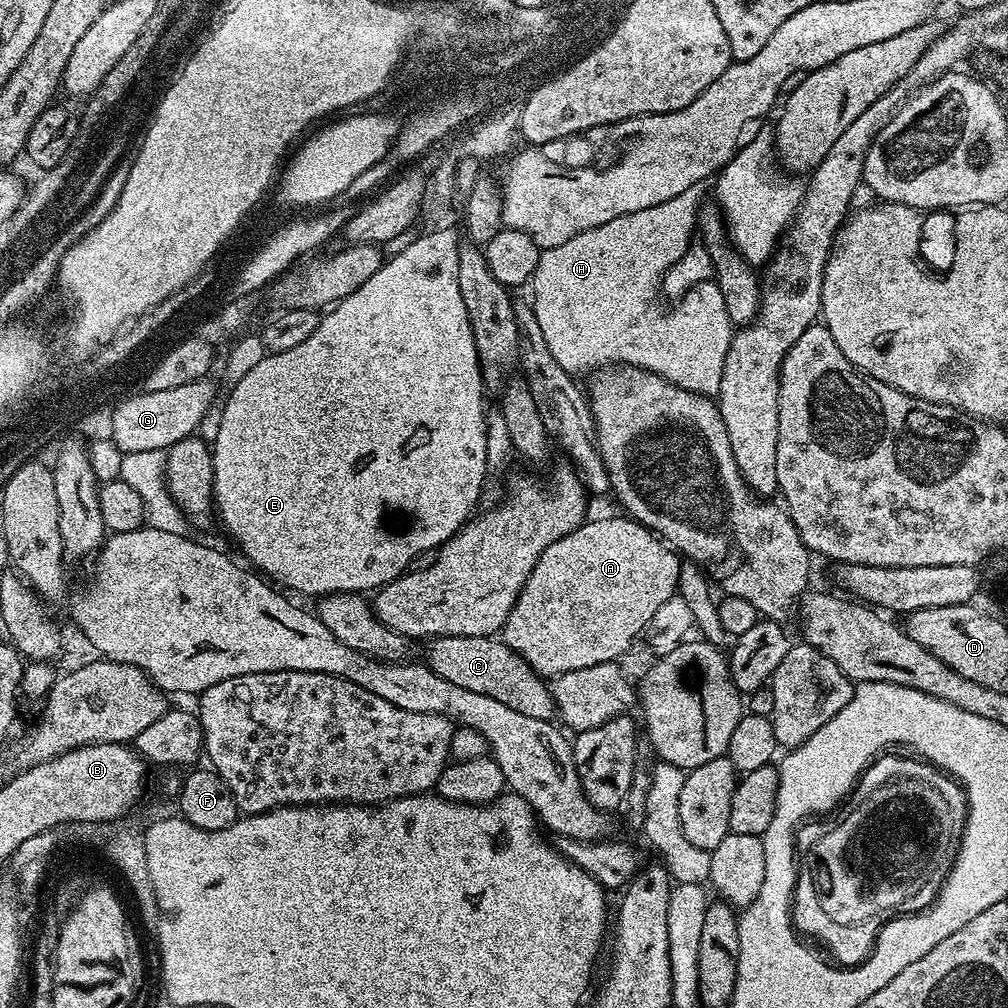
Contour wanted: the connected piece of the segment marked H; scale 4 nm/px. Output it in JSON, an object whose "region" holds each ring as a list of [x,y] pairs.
{"region":[[[696,188],[686,190],[678,194],[678,198],[670,198],[666,202],[658,202],[658,206],[649,206],[646,210],[634,210],[634,214],[622,214],[611,222],[602,222],[602,226],[594,226],[590,230],[582,230],[570,238],[570,242],[562,242],[562,246],[554,246],[541,251],[538,258],[538,266],[534,270],[530,281],[532,297],[530,303],[534,310],[534,318],[538,318],[538,326],[542,330],[542,338],[546,338],[546,346],[550,346],[550,354],[554,354],[554,362],[562,366],[562,370],[573,374],[585,372],[591,373],[597,368],[605,366],[627,366],[630,368],[644,368],[647,372],[658,374],[669,380],[674,386],[685,388],[691,392],[697,392],[703,396],[713,398],[720,395],[720,383],[722,382],[722,366],[726,366],[726,350],[730,346],[734,335],[734,325],[726,314],[726,302],[722,302],[722,290],[718,290],[715,279],[700,280],[692,284],[677,300],[667,304],[662,297],[656,296],[660,278],[666,270],[678,263],[683,258],[688,242],[698,228],[698,203],[696,204]]]}

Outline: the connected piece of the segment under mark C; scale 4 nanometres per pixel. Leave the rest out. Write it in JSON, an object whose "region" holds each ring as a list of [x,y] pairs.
{"region":[[[438,636],[427,641],[428,649],[425,650],[423,659],[428,667],[438,674],[438,678],[446,678],[446,682],[454,682],[454,686],[463,686],[466,690],[474,690],[474,694],[486,694],[486,698],[495,698],[497,702],[503,702],[505,706],[510,706],[510,710],[518,710],[518,714],[527,714],[529,718],[542,718],[543,720],[552,720],[557,715],[556,703],[552,697],[551,687],[546,683],[545,677],[539,676],[529,664],[524,661],[516,652],[510,650],[503,642],[503,639],[493,638],[491,636]]]}

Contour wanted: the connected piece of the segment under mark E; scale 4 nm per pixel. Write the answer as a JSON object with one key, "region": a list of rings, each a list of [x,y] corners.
{"region":[[[440,228],[437,232],[428,232],[425,236],[420,236],[417,240],[412,240],[393,260],[385,259],[380,268],[373,274],[354,294],[336,301],[321,315],[318,326],[314,329],[314,334],[310,338],[305,338],[298,346],[291,350],[282,350],[281,352],[268,352],[262,358],[262,362],[254,367],[254,370],[246,374],[244,378],[236,382],[232,387],[232,393],[228,396],[224,408],[219,411],[221,416],[221,425],[218,426],[218,436],[216,440],[211,441],[212,461],[214,462],[214,486],[212,494],[214,497],[214,508],[220,512],[220,520],[228,527],[230,535],[236,539],[238,547],[244,551],[244,556],[249,560],[247,563],[253,569],[259,570],[269,581],[283,586],[289,593],[301,592],[304,596],[319,598],[321,596],[331,596],[334,592],[359,592],[361,594],[372,594],[377,590],[389,584],[390,581],[396,580],[403,576],[405,572],[413,567],[416,557],[424,552],[431,552],[439,549],[441,544],[458,531],[463,524],[468,523],[470,517],[477,511],[476,503],[480,500],[480,495],[484,492],[484,479],[490,475],[490,469],[486,462],[486,422],[484,421],[486,411],[486,389],[484,379],[480,373],[480,359],[478,350],[474,346],[474,334],[470,330],[470,322],[466,314],[466,302],[462,302],[462,290],[458,290],[458,250],[462,243],[462,236],[452,228]]]}

